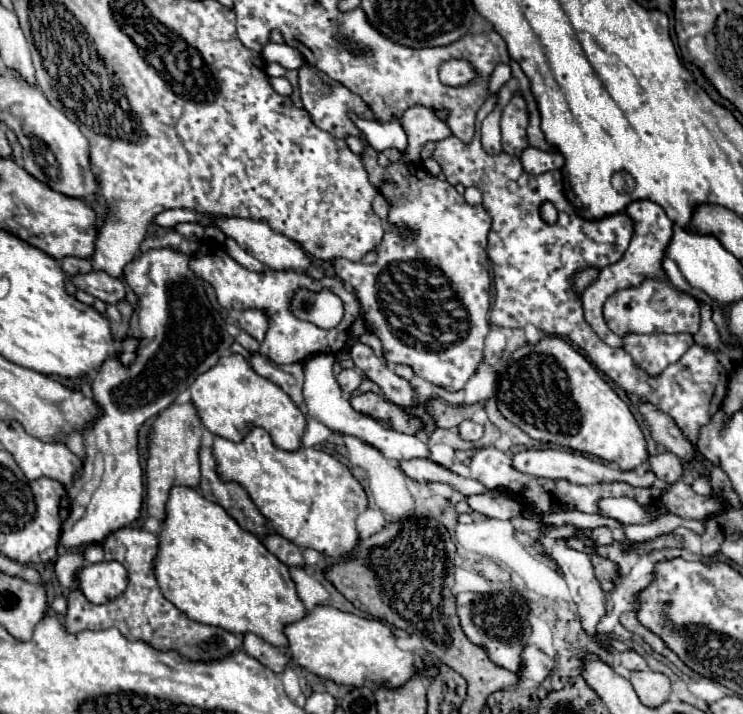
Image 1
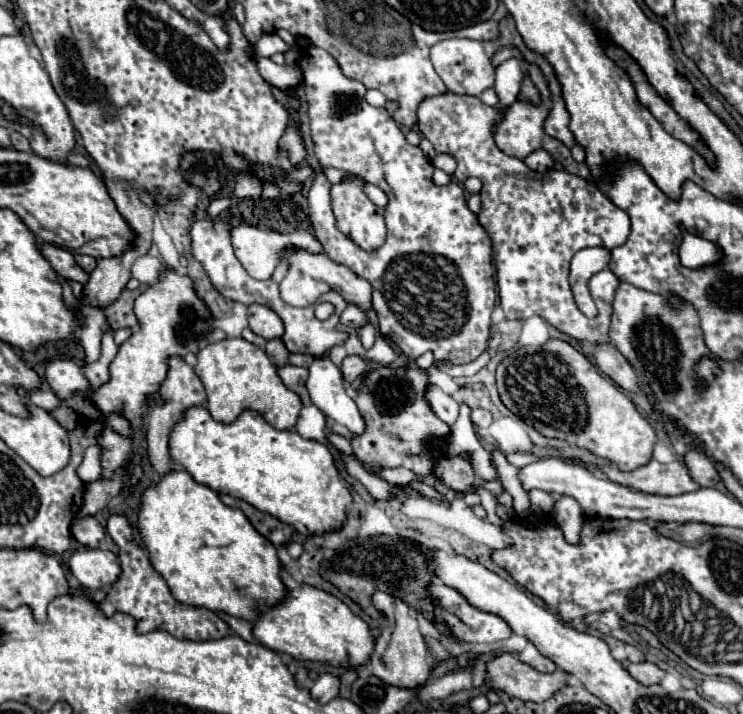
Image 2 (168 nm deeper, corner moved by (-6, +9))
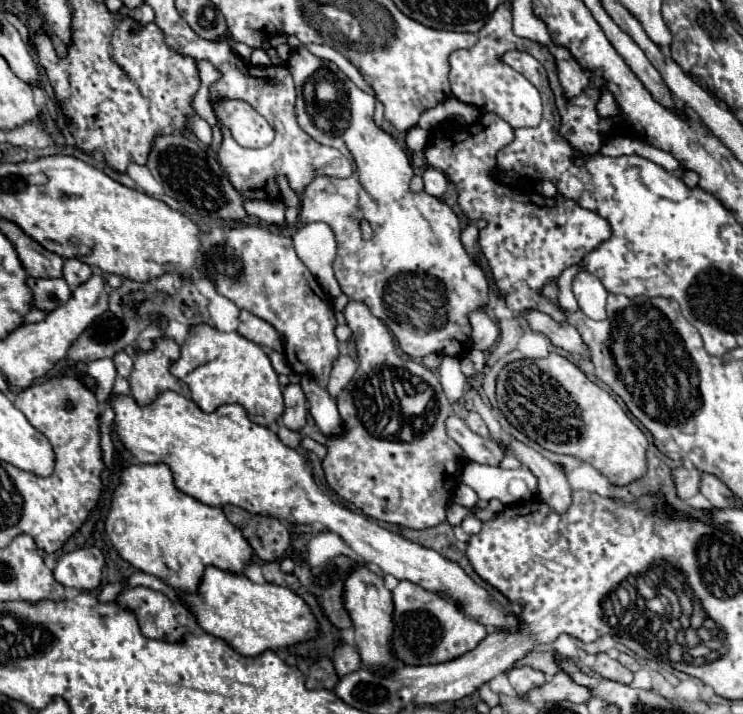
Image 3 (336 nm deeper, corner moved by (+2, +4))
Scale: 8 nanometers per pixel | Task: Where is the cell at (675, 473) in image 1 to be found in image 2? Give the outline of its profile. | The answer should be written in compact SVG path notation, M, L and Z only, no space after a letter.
M689 449L683 457L683 463L689 469L691 479L695 479L701 487L715 487L715 483L719 481L719 475L717 475L713 463L703 453Z

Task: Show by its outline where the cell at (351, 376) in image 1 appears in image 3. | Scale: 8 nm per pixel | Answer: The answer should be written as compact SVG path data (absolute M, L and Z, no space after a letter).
M339 356L333 364L329 382L327 382L327 392L331 398L337 398L337 394L347 386L347 382L353 378L357 370L357 364L351 356Z

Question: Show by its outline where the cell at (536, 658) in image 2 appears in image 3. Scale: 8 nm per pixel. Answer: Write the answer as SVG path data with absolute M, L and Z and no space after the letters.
M523 666L523 668L511 668L507 672L509 676L509 682L511 686L515 688L517 696L523 698L527 692L531 692L533 688L539 688L545 684L545 676L539 672L539 670L533 670L529 666Z

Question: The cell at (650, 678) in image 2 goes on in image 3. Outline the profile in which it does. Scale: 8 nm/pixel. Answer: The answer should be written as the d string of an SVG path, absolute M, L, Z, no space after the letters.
M599 652L597 654L597 660L591 668L595 674L607 678L607 680L615 680L615 682L621 682L621 684L631 684L633 682L633 674L621 666L617 660L609 658L605 652Z

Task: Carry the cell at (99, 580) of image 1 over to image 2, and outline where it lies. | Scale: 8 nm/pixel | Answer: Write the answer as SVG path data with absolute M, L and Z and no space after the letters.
M85 549L73 553L69 561L71 573L87 589L107 589L119 579L121 565L117 555L101 549Z

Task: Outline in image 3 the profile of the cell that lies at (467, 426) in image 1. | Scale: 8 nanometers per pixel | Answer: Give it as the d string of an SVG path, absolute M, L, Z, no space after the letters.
M469 412L469 414L467 414L467 418L465 418L465 422L467 422L467 426L469 426L475 434L479 434L479 436L483 436L483 438L487 438L487 436L489 436L487 426L485 426L483 418L481 418L477 412Z

